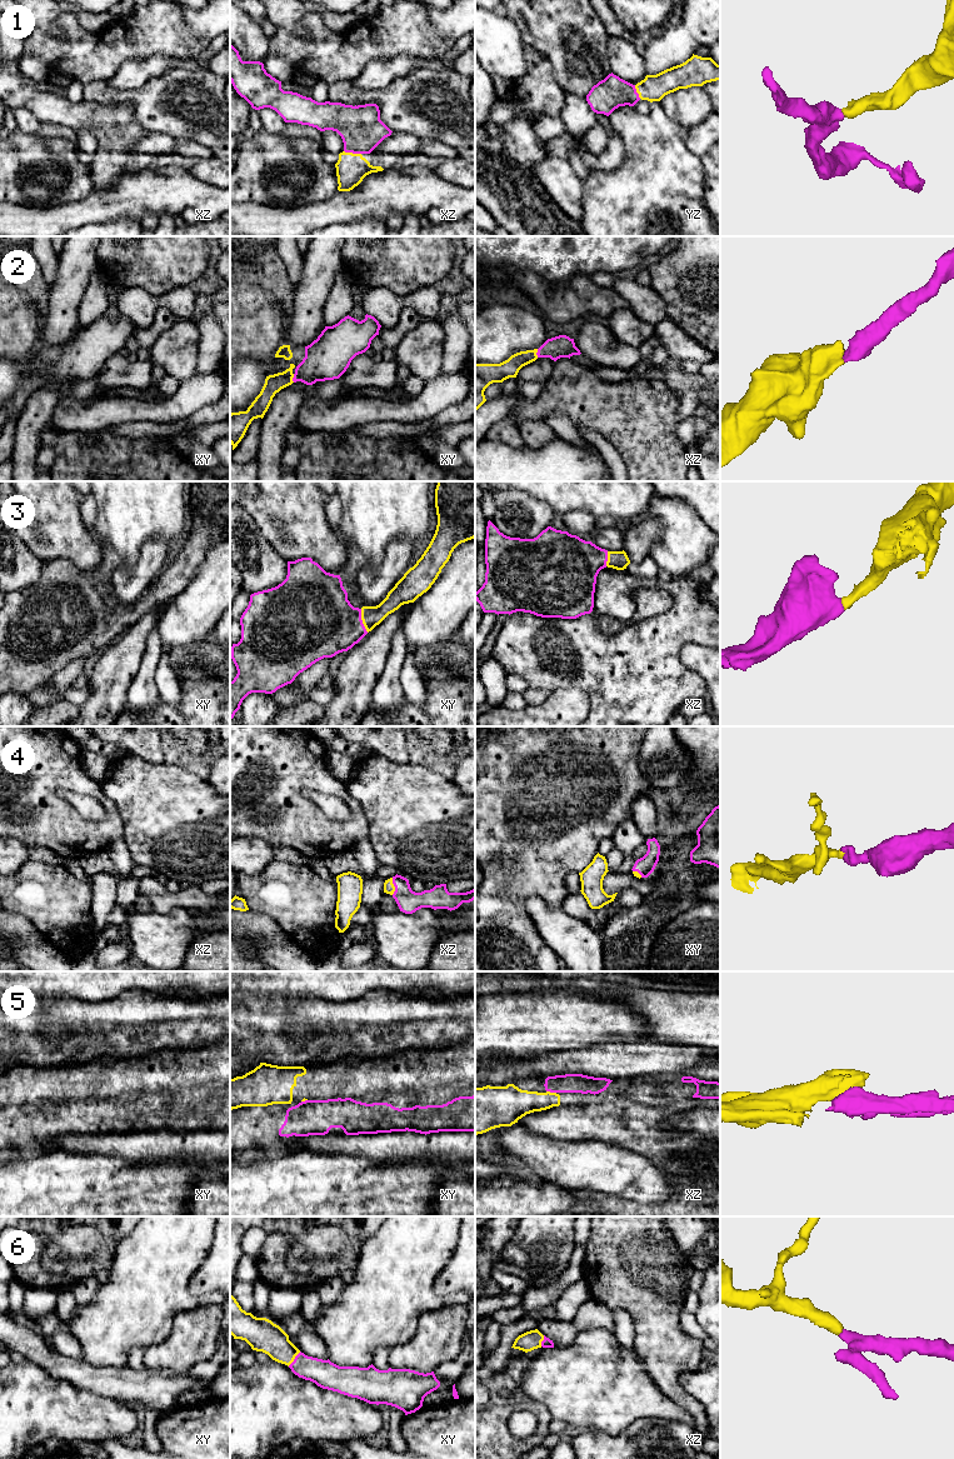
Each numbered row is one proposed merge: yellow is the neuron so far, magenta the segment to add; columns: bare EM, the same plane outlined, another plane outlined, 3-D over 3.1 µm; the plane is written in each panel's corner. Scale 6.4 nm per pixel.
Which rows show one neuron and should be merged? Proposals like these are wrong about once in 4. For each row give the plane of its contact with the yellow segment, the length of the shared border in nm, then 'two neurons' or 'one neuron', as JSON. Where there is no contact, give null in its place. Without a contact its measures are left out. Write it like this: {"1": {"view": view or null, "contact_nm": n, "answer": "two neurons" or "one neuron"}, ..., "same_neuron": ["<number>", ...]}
{"1": {"view": "xz", "contact_nm": 110, "answer": "one neuron"}, "2": {"view": "xy", "contact_nm": 60, "answer": "one neuron"}, "3": {"view": "xy", "contact_nm": 160, "answer": "one neuron"}, "4": {"view": "xz", "contact_nm": 110, "answer": "one neuron"}, "5": {"view": "xz", "contact_nm": 70, "answer": "one neuron"}, "6": {"view": "xy", "contact_nm": 130, "answer": "one neuron"}, "same_neuron": ["1", "2", "3", "4", "5", "6"]}

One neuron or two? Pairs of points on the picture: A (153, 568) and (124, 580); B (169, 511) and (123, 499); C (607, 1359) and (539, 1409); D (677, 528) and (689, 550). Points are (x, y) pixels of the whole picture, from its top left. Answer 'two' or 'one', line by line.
A: one
B: one
C: two
D: one

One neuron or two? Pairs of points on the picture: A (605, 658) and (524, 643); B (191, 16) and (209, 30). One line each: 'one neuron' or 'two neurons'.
A: one neuron
B: one neuron

